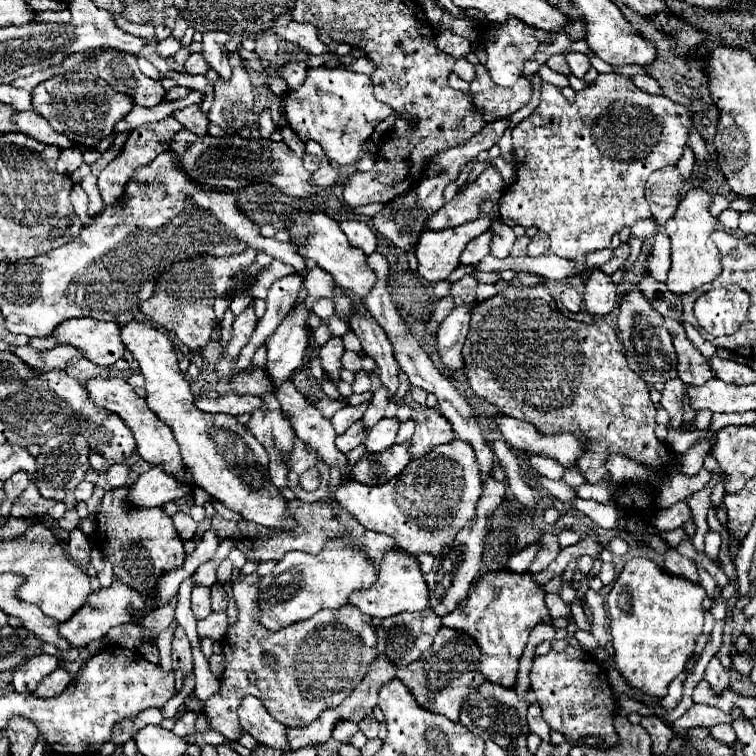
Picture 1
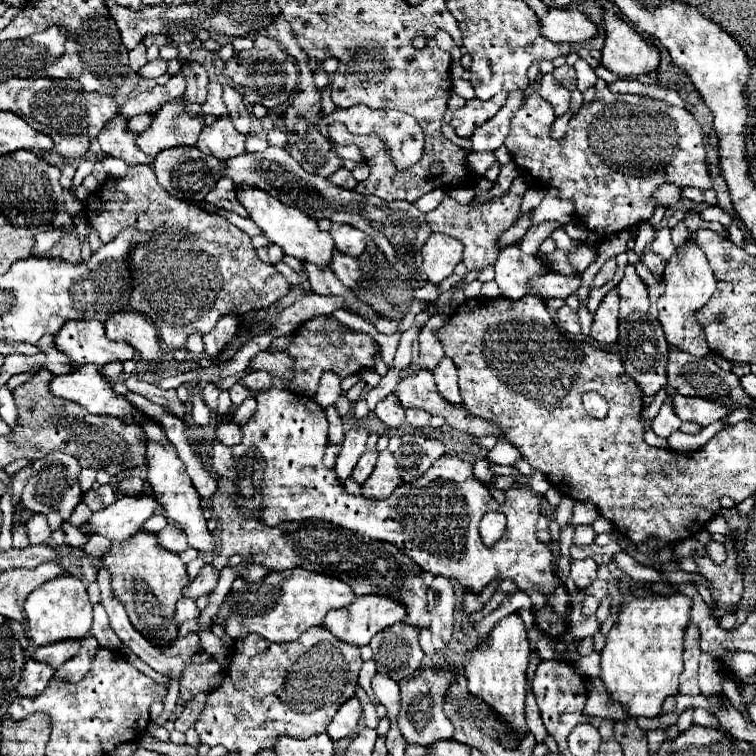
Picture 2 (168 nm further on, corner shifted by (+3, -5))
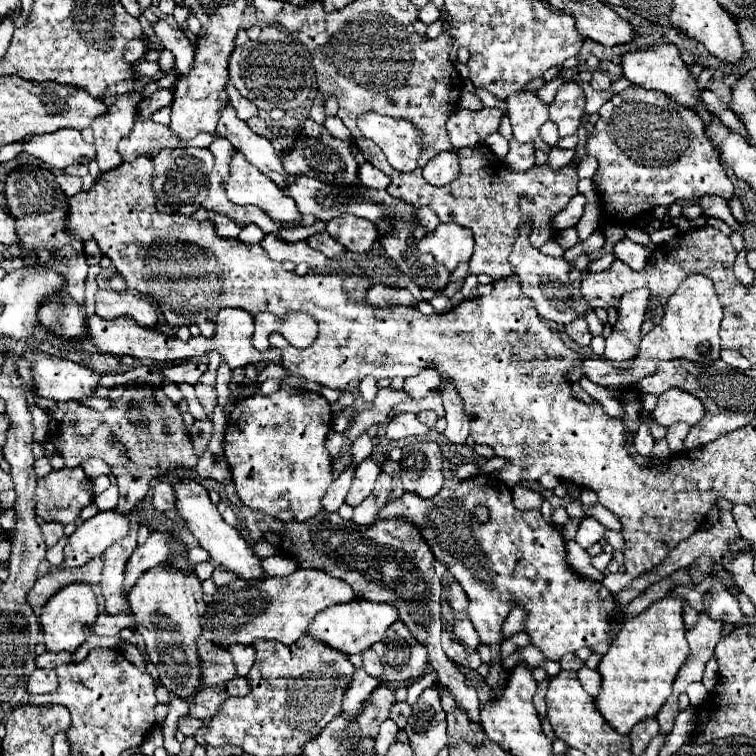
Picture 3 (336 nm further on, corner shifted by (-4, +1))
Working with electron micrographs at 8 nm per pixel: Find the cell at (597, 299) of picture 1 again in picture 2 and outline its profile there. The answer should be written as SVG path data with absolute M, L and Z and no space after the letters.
M609 291L601 301L593 315L591 337L599 343L613 343L617 339L617 311L619 311L619 295L617 291Z

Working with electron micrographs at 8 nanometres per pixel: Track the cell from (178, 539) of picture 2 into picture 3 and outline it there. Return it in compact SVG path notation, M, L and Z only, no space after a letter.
M152 533L144 545L136 547L124 569L124 593L136 585L140 573L146 573L148 569L164 563L164 559L172 553L172 541L174 535L170 533Z

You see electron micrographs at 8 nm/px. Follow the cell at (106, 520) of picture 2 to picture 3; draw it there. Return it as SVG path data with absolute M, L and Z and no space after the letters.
M110 509L84 521L64 547L64 567L82 567L130 531L128 517Z

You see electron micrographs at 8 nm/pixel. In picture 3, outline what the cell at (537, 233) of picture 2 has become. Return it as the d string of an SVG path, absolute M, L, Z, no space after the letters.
M578 193L576 197L572 197L572 201L568 203L568 207L554 217L556 229L576 227L576 223L580 221L580 217L582 217L582 213L584 213L584 203L586 203L586 197L584 197L582 193Z

